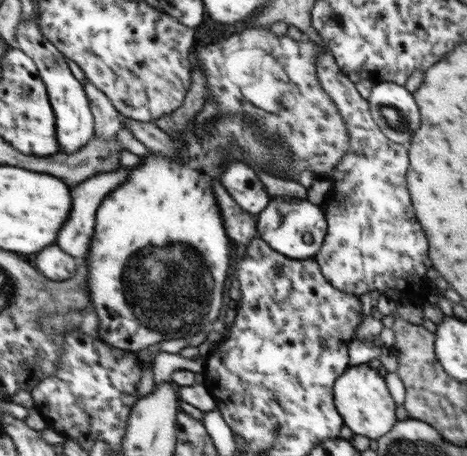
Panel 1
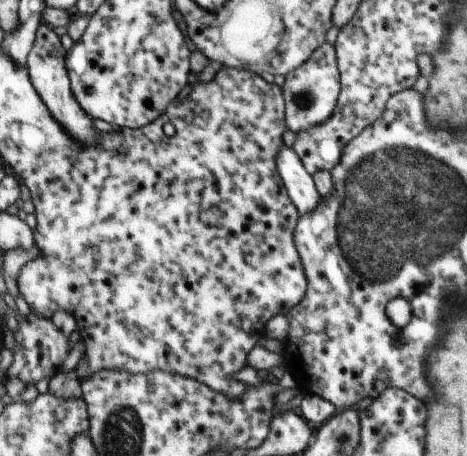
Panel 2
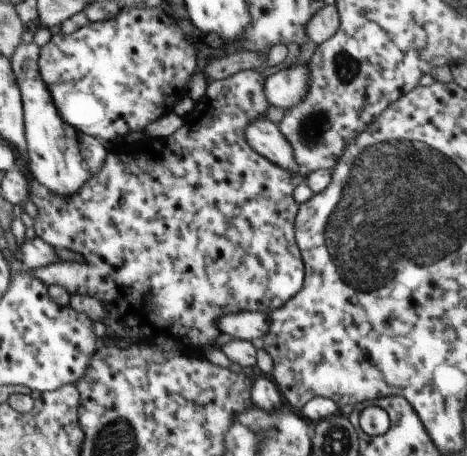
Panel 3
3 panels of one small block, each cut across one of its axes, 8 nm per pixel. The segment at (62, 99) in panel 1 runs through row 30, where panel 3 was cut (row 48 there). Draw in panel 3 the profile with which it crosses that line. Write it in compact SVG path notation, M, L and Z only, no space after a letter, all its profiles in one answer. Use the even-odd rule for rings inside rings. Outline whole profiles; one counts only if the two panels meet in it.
M21 42L13 52L13 56L9 58L23 98L25 128L27 128L25 136L29 148L27 170L33 176L33 180L49 188L49 192L55 192L59 196L71 196L77 194L77 190L101 170L107 158L107 148L103 148L93 136L83 134L81 130L73 128L59 116L59 110L51 100L49 88L45 86L39 74L39 50L41 48L37 48L35 44Z

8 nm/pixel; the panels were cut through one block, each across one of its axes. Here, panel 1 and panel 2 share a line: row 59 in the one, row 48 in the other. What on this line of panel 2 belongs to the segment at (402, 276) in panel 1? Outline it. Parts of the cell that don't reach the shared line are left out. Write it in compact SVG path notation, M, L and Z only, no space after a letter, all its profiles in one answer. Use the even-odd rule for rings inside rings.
M325 44L317 48L311 58L299 66L297 70L291 70L285 74L285 84L283 84L283 96L285 96L285 106L287 106L287 124L291 132L305 132L313 126L319 126L331 118L331 112L335 110L337 98L339 98L339 70L337 70L337 58L335 58L335 48L333 44Z

